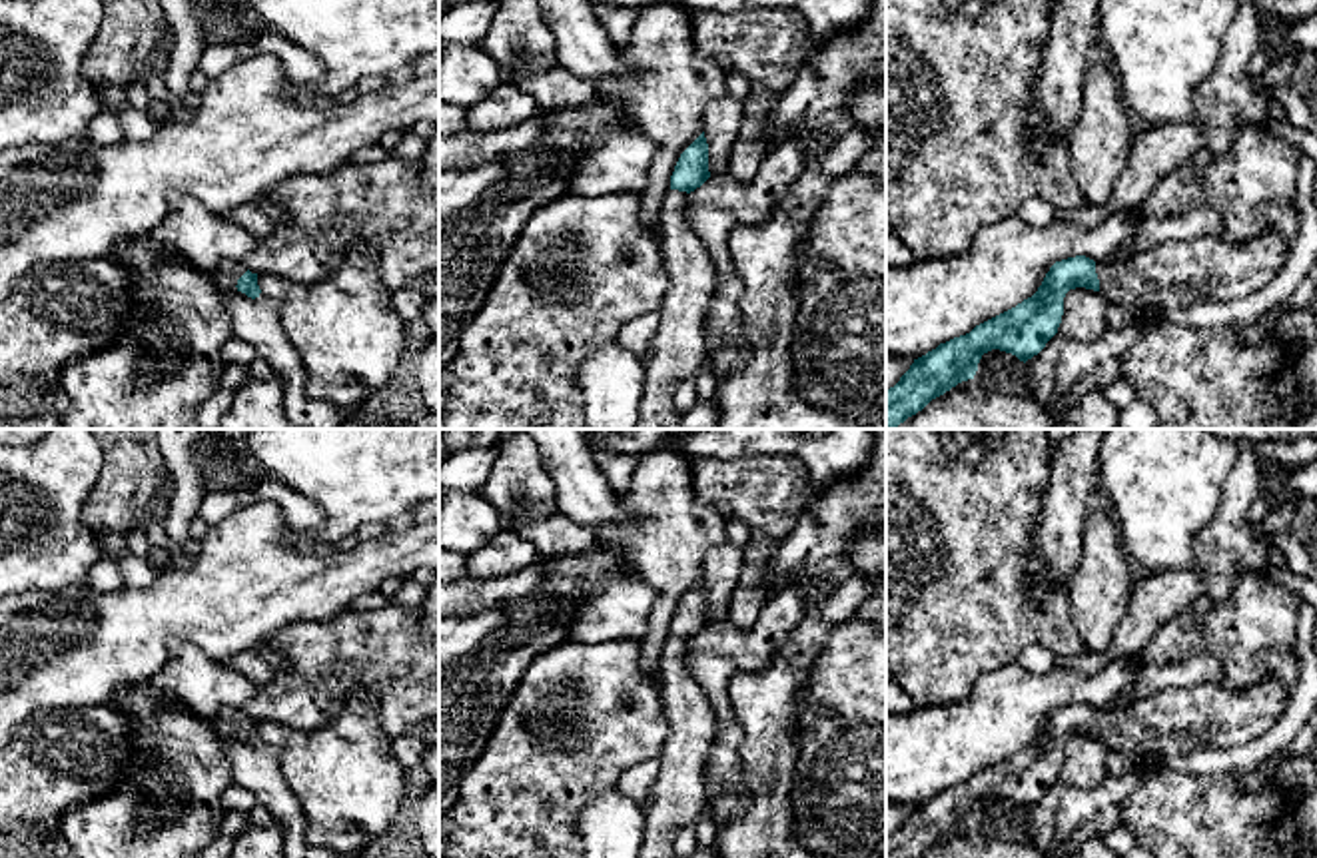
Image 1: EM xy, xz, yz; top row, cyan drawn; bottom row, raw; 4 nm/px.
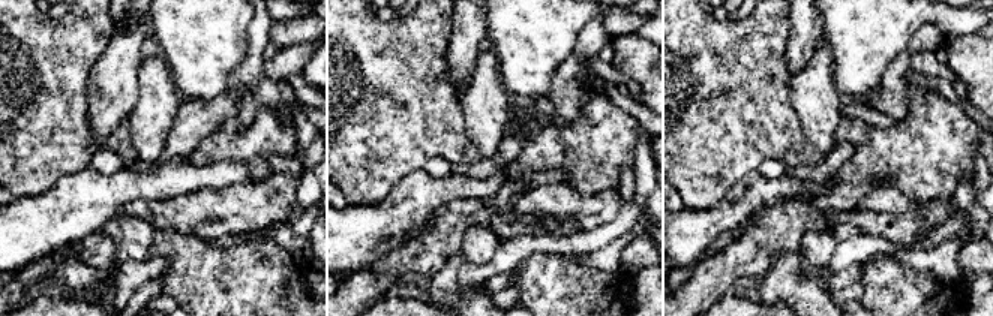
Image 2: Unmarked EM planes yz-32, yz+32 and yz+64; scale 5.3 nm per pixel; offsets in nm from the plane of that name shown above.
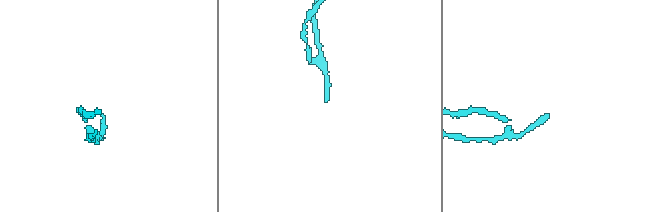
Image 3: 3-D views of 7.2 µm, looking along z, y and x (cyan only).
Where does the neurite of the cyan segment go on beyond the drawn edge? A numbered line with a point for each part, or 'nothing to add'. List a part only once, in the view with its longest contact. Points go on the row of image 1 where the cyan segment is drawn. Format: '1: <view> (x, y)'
1: yz (1176, 274)

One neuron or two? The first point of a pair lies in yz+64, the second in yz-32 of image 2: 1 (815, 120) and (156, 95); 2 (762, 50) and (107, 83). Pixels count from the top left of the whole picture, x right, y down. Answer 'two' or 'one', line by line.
1: one
2: two

